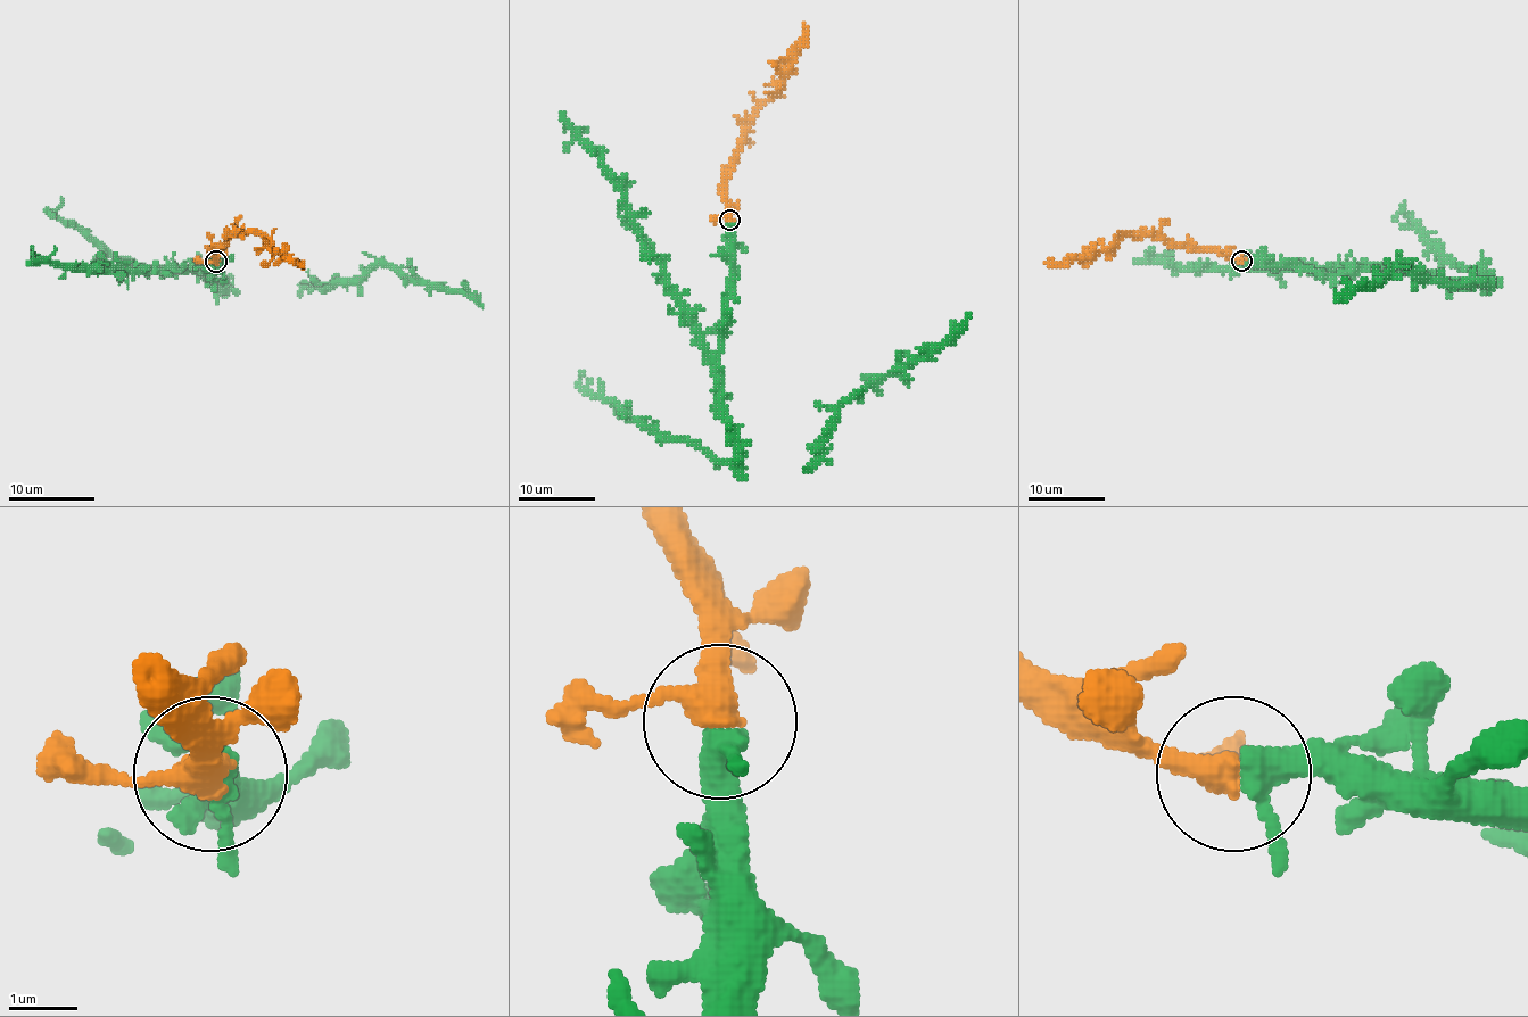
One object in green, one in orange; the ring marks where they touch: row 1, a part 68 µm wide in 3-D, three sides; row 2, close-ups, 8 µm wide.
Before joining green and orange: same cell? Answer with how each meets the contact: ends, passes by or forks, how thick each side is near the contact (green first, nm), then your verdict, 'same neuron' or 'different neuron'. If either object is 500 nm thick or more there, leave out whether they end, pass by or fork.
green passes by; orange passes by; calibres 360 and 360 nm; same neuron

